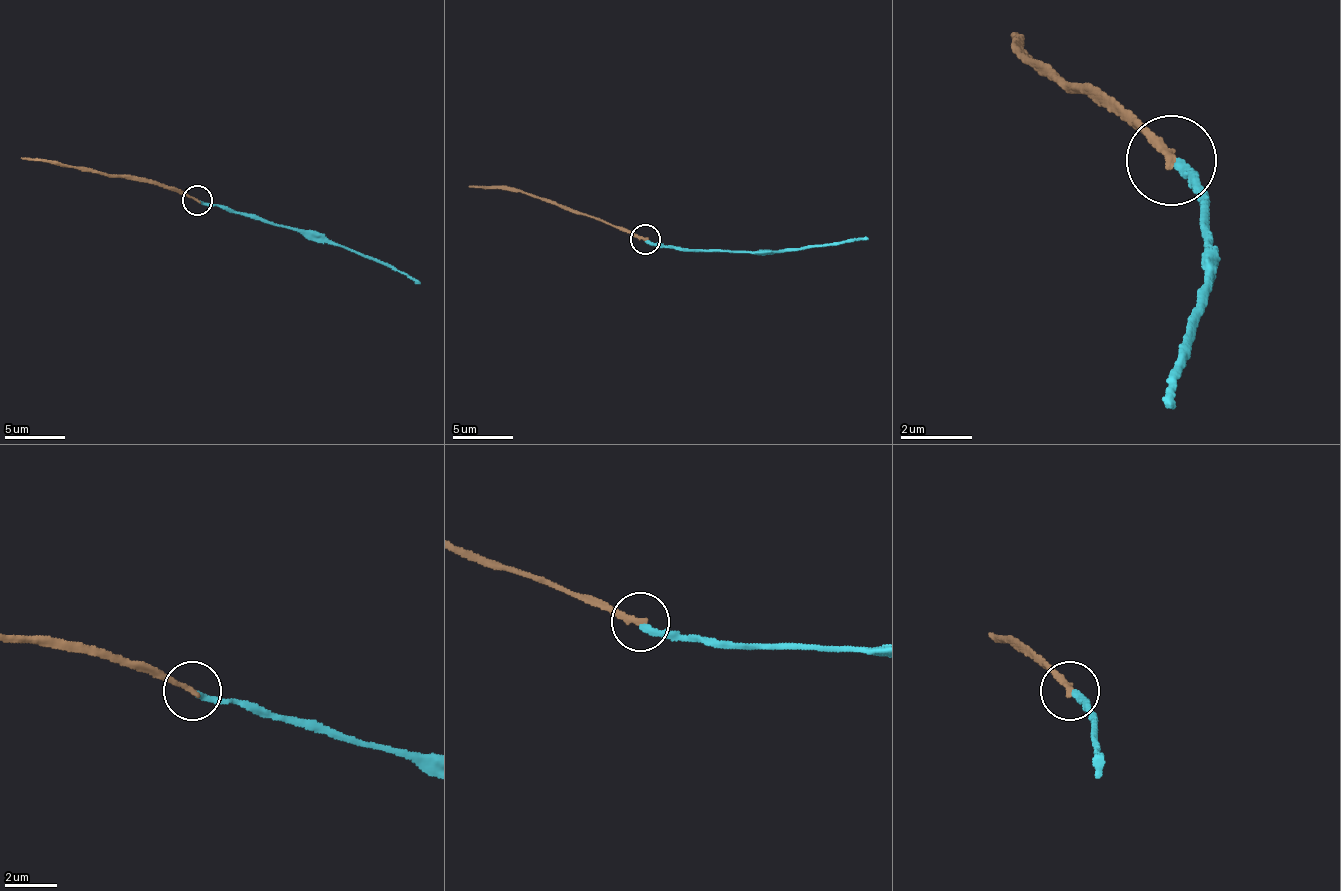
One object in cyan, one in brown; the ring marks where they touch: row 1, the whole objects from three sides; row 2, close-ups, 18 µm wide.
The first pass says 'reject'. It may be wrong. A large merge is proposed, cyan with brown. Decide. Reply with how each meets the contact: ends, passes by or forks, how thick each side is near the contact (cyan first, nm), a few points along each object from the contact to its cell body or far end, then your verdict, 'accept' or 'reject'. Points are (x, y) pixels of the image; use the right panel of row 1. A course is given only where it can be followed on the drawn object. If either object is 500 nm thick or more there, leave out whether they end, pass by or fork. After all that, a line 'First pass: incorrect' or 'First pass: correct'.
cyan ends there; brown ends there; 240 nm thick on the cyan side, 240 nm on the other; cyan runs (1173, 158), (1209, 230), (1209, 257), (1182, 347), (1173, 410); brown runs (1173, 158), (1119, 104), (1074, 95), (1029, 59), (1011, 32); accept
First pass: incorrect

